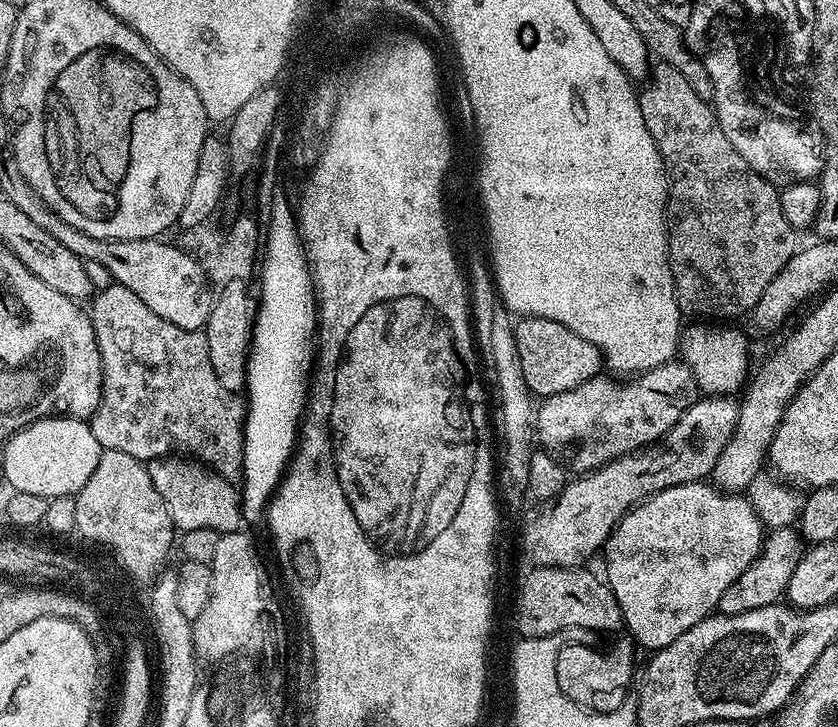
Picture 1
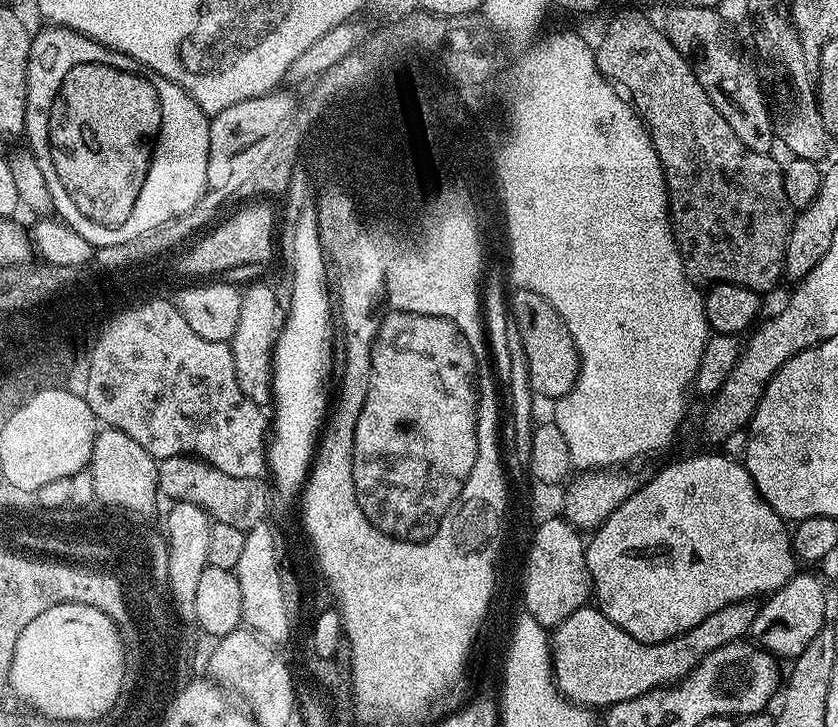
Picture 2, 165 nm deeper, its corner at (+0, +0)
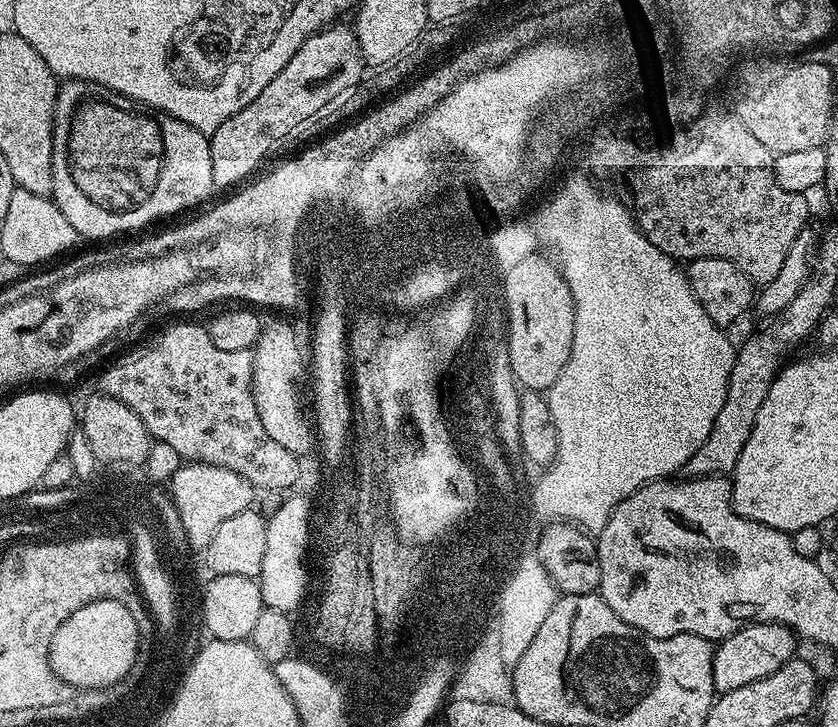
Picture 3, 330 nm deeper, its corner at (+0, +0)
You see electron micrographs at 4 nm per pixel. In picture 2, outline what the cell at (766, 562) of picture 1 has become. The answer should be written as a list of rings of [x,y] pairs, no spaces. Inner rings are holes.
[[[756,600],[734,602],[702,618],[698,626],[673,640],[643,644],[610,622],[599,607],[585,606],[574,610],[574,614],[570,614],[566,622],[556,625],[551,633],[552,679],[558,691],[573,704],[589,710],[607,710],[611,704],[633,700],[655,688],[672,686],[683,680],[708,652],[745,639],[759,612],[760,604]]]

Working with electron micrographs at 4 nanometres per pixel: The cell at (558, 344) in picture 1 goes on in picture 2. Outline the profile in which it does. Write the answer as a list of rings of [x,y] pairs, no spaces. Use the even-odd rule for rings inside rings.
[[[526,292],[517,296],[515,304],[516,316],[520,317],[516,325],[526,350],[530,386],[537,397],[545,396],[549,402],[555,402],[571,392],[580,376],[580,355],[574,346],[574,338],[560,315],[538,294]]]

